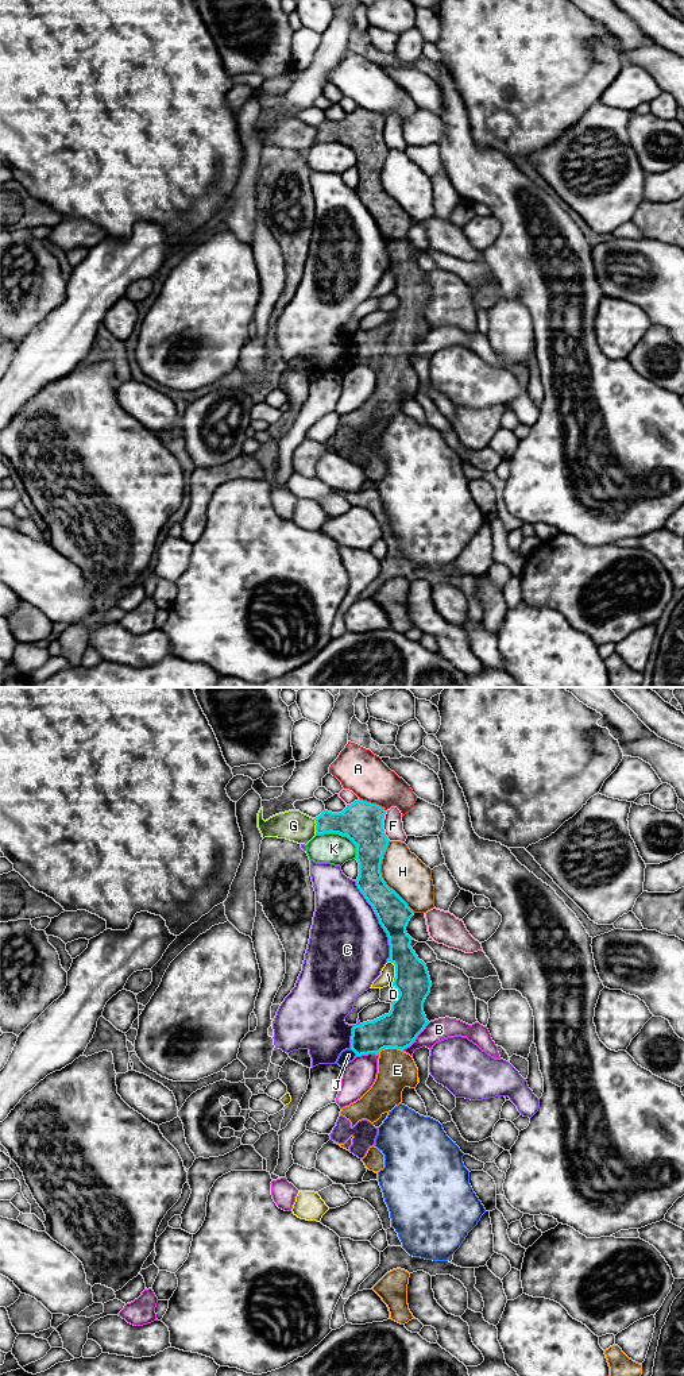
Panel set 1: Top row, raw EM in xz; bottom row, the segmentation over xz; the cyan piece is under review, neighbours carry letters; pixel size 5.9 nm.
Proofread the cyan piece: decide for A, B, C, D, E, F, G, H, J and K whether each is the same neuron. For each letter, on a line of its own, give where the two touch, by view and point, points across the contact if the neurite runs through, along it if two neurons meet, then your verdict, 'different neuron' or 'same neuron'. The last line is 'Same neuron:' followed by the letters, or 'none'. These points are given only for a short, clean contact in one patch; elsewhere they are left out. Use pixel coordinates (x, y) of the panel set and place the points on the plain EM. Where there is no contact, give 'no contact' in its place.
A: contact xz (373, 112); border xz (359, 106), (378, 112), (385, 119); different neuron
B: contact xz (416, 346); different neuron
C: contact xz (379, 230); different neuron
D: contact xz (395, 280); different neuron
E: contact xz (390, 355); way xz (400, 336), (390, 346), (390, 355), (393, 373), (397, 378); same neuron
F: contact xz (382, 134); different neuron
G: contact xz (316, 135); border xz (313, 127), (316, 142); different neuron
H: contact xz (381, 185); different neuron
J: contact xz (354, 359); border xz (351, 357), (356, 363); different neuron
K: contact xz (342, 143); different neuron
Same neuron: E

